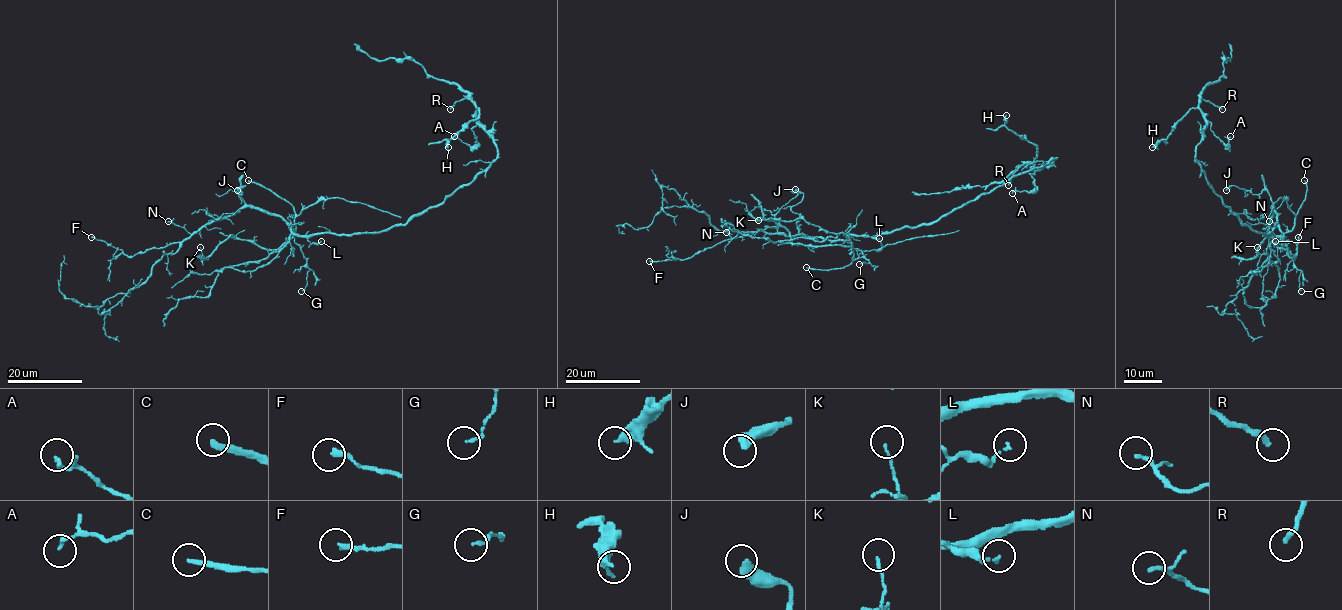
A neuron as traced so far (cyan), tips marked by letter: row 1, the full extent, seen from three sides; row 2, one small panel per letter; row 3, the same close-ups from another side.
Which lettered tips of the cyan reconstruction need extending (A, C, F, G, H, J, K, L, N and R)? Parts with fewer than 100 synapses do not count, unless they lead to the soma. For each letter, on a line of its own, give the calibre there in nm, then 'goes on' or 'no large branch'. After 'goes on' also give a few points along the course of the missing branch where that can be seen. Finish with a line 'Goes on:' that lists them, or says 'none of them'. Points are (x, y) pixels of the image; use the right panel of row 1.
A: calibre 170 nm; no large branch
C: calibre 240 nm; goes on
F: calibre 240 nm; no large branch
G: calibre 130 nm; no large branch
H: calibre 320 nm; no large branch
J: calibre 440 nm; no large branch
K: calibre 100 nm; no large branch
L: calibre 120 nm; no large branch
N: calibre 120 nm; no large branch
R: calibre 240 nm; no large branch
Goes on: C

